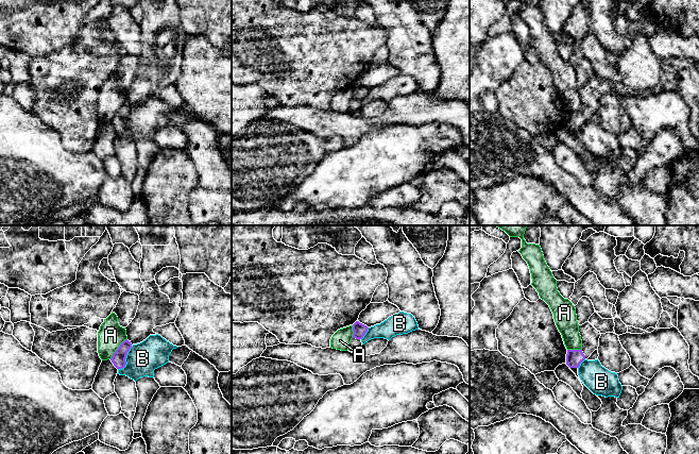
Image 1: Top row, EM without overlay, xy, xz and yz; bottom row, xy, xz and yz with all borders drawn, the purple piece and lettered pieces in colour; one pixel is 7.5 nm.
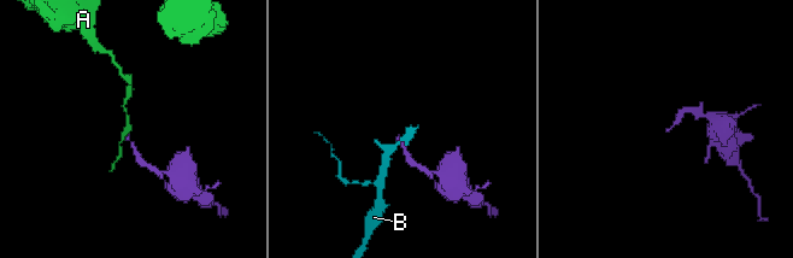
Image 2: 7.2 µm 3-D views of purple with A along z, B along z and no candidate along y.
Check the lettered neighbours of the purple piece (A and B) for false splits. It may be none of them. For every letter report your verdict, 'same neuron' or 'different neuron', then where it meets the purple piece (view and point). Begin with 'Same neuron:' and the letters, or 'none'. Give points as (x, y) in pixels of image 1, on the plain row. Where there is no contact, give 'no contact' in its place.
Same neuron: none
A: different neuron | xy (117, 111)
B: different neuron | xy (124, 121)

